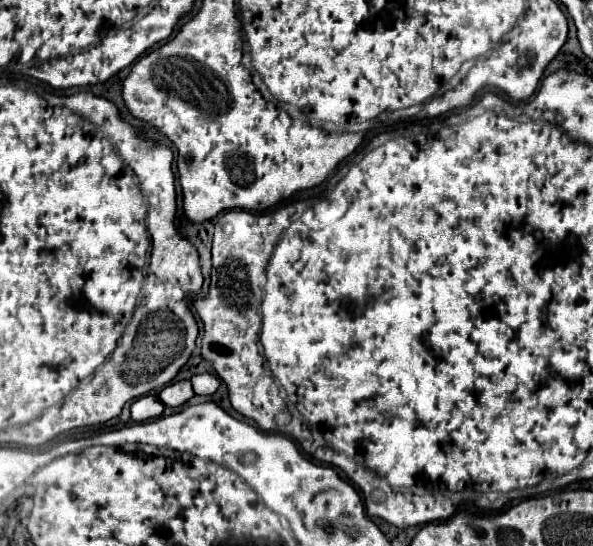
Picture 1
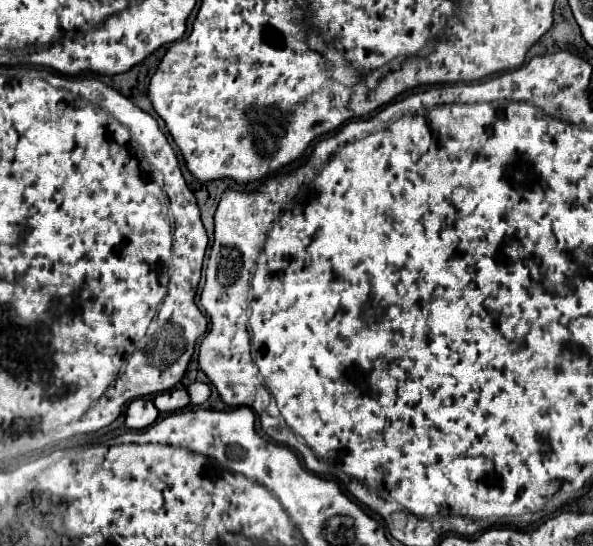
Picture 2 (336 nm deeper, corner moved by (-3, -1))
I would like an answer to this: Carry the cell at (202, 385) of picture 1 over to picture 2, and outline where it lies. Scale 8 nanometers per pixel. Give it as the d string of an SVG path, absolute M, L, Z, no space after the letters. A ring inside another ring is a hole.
M192 383L192 385L188 387L188 395L190 395L190 401L192 401L194 405L200 405L200 403L204 403L204 401L208 399L210 387L208 387L206 383Z

